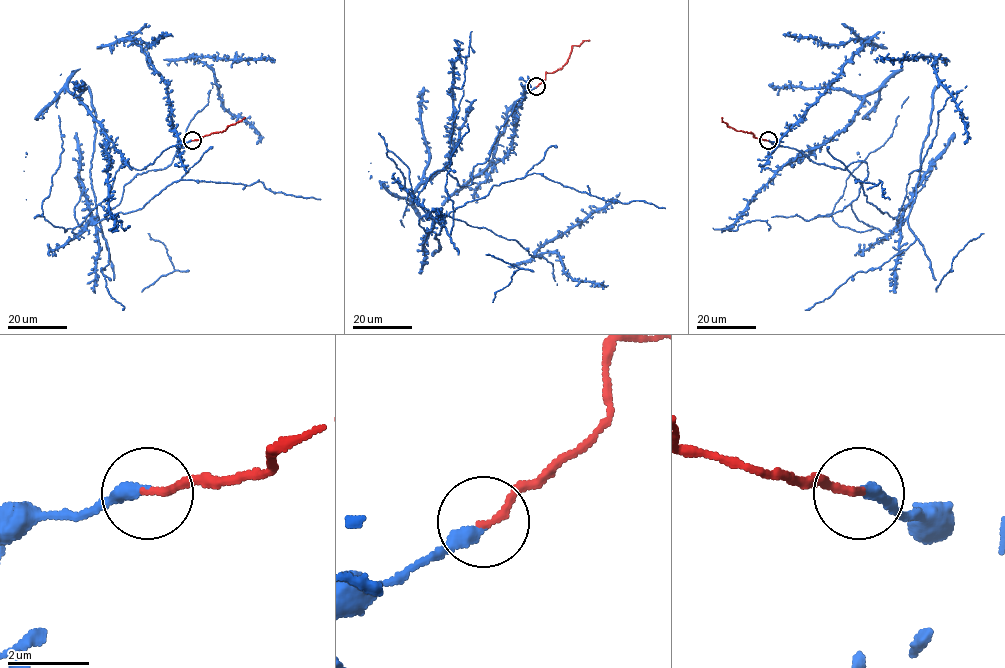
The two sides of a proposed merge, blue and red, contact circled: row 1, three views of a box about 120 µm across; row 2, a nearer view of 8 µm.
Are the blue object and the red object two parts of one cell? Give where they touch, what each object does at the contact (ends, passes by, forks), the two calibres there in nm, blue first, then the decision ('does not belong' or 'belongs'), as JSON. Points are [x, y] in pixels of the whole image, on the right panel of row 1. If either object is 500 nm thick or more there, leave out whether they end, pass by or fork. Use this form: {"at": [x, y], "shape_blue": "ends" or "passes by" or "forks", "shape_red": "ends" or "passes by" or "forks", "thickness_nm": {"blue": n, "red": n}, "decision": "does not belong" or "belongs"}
{"at": [768, 140], "shape_blue": "ends", "shape_red": "ends", "thickness_nm": {"blue": 360, "red": 180}, "decision": "belongs"}

